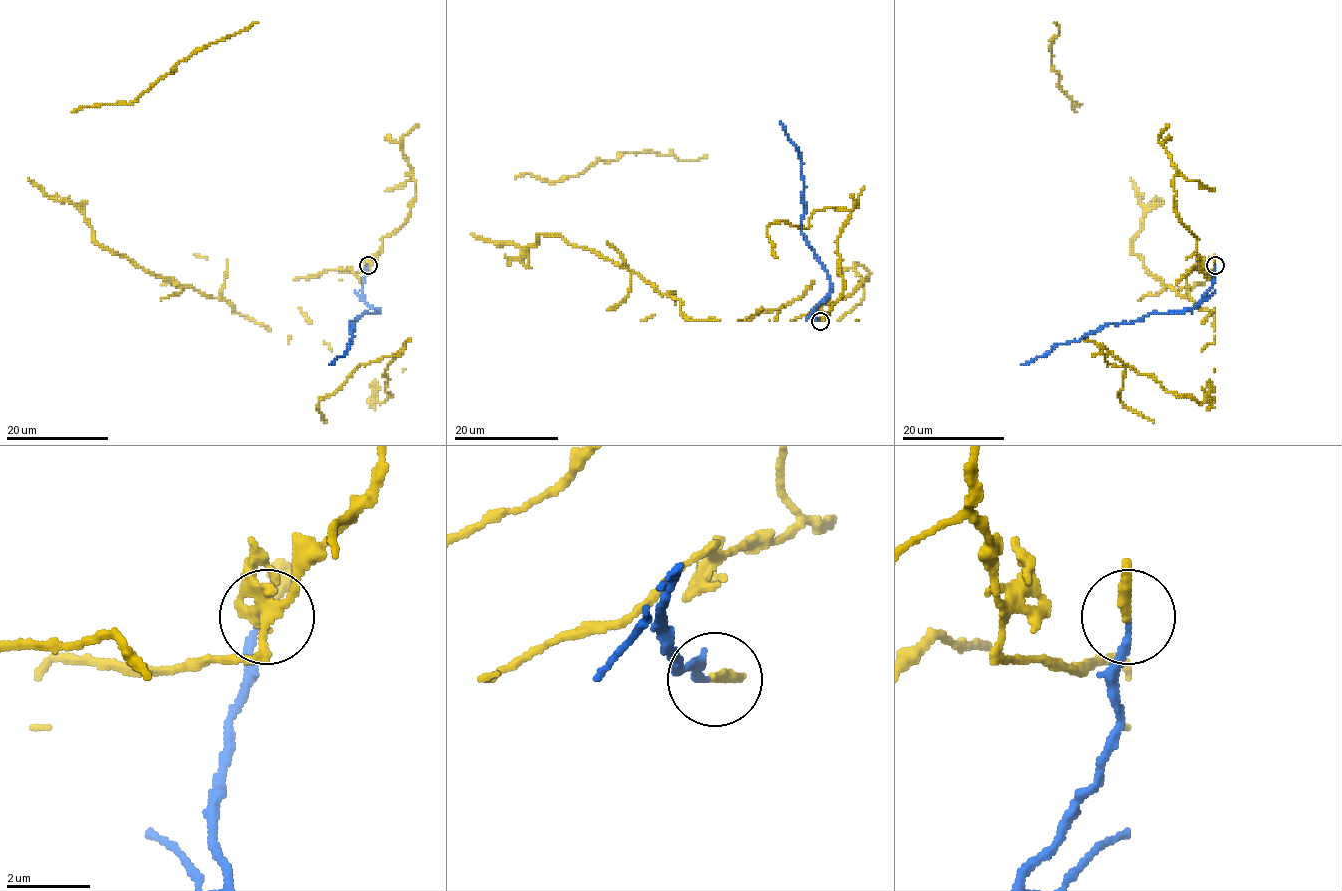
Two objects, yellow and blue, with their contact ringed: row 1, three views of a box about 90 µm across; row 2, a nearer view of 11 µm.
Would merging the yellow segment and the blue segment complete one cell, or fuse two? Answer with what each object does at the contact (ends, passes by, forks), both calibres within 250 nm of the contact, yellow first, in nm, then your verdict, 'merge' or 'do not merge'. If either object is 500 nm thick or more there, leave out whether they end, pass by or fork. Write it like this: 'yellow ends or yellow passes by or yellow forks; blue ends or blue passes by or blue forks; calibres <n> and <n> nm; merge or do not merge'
yellow ends; blue ends; calibres 280 and 140 nm; do not merge

